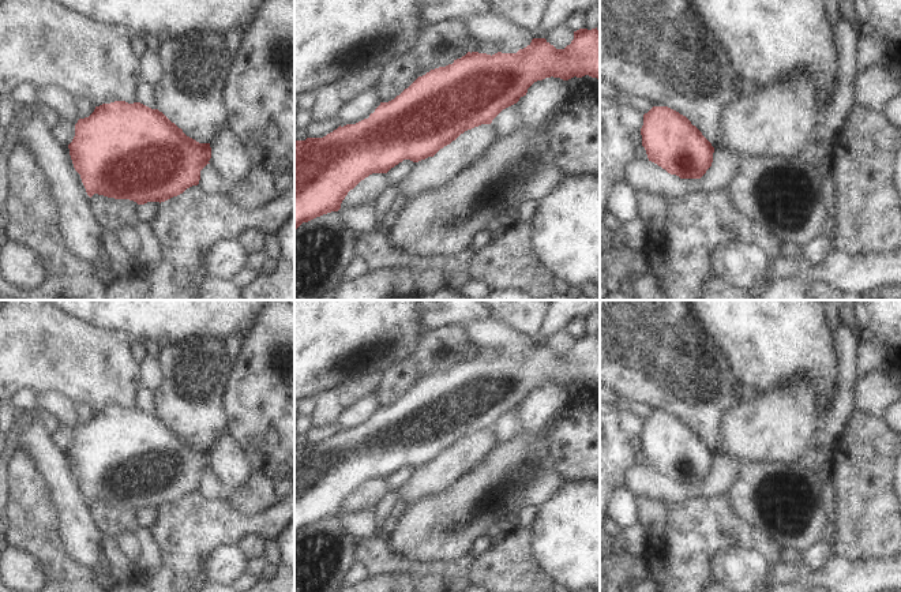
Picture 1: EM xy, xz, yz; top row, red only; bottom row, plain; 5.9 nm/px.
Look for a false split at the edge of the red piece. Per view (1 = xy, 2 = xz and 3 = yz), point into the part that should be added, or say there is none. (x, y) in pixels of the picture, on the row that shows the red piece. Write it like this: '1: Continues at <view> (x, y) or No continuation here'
1: No continuation here
2: No continuation here
3: No continuation here.

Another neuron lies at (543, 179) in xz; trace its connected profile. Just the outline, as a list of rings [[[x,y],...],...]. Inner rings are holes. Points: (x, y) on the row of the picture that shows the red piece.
[[[534,153],[529,154],[532,166],[523,183],[525,201],[538,202],[541,198],[552,192],[566,173],[551,162],[543,164]]]

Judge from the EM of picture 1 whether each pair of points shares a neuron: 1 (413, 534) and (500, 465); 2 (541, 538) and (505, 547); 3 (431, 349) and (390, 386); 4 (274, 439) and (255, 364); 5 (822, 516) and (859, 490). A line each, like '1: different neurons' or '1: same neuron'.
1: same neuron
2: different neurons
3: same neuron
4: same neuron
5: different neurons

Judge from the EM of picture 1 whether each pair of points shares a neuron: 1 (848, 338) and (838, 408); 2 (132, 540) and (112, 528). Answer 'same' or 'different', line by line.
1: same
2: different

